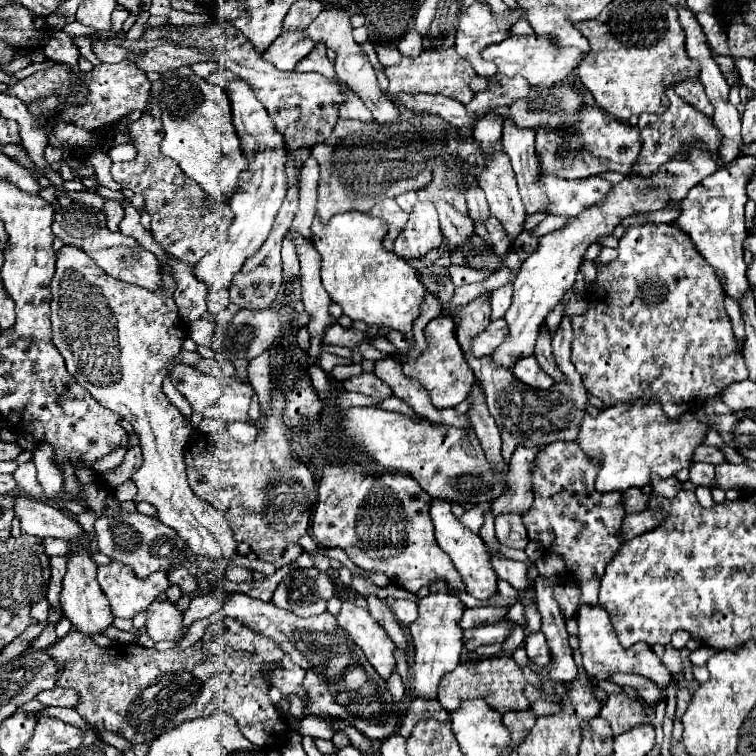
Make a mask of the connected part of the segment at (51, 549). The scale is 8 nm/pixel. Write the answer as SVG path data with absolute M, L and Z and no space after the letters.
M46 539L46 553L48 555L66 555L70 553L68 543L66 541L58 541L58 539Z

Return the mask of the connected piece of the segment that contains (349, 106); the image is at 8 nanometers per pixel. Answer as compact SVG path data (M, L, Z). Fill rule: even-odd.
M348 93L348 99L340 107L340 117L342 119L358 119L358 121L368 123L372 119L372 113L360 97L354 97L354 95Z

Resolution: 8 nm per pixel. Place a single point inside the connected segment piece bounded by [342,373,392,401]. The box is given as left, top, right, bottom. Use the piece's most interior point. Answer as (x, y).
(367, 383)

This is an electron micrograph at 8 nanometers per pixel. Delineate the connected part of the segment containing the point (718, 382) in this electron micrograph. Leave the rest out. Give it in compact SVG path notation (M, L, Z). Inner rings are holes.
M668 223L628 227L620 239L618 257L608 265L598 265L596 281L602 299L590 299L588 313L572 317L572 363L582 375L584 387L606 407L638 399L656 399L672 419L700 409L708 397L714 397L732 383L748 379L744 357L738 353L730 317L724 309L722 283L694 249L690 237L680 233L678 227Z

